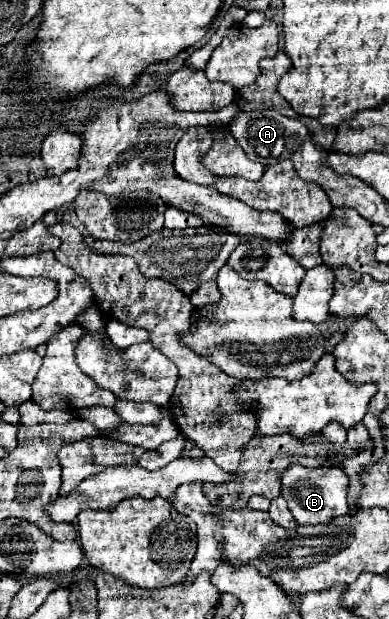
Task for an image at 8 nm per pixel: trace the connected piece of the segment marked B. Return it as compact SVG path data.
M291 463L281 475L281 497L287 501L293 517L299 525L319 525L329 523L329 519L347 515L347 487L349 477L341 467L303 467L301 463Z

